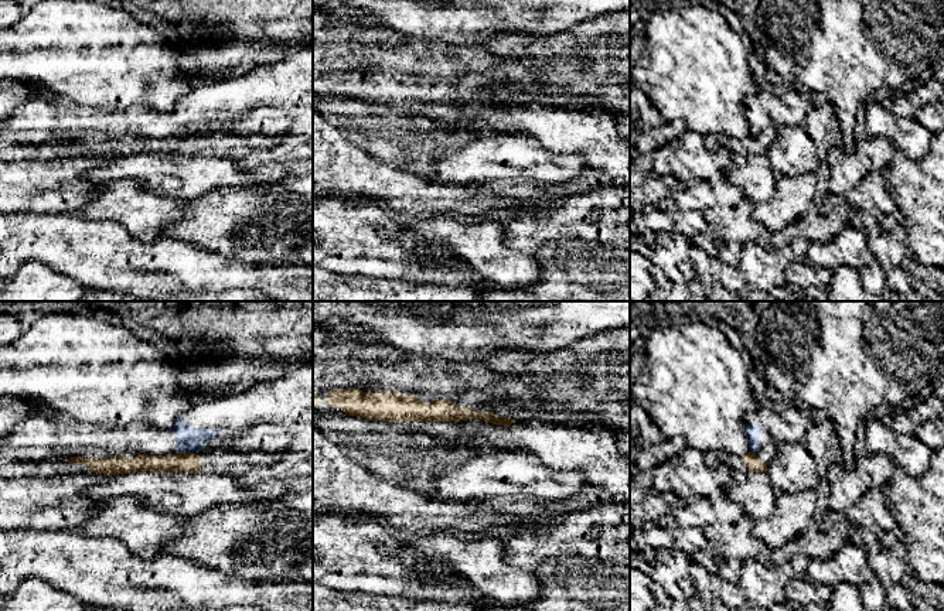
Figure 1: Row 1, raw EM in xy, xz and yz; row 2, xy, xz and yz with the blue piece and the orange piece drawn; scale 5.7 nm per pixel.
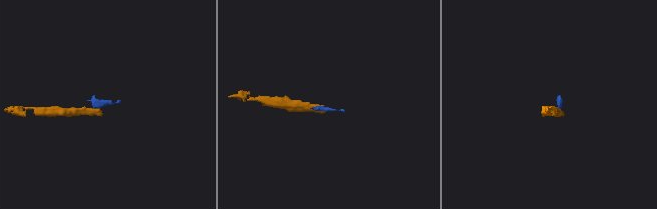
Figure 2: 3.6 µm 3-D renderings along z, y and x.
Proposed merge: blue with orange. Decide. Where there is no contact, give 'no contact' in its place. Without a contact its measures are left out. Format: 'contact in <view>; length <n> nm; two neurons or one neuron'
contact in xy; length 90 nm; two neurons

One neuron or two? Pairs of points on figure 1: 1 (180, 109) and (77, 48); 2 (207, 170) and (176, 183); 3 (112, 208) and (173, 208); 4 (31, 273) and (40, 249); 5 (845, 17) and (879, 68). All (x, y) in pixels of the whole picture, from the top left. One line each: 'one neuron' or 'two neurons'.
1: two neurons
2: one neuron
3: one neuron
4: two neurons
5: one neuron

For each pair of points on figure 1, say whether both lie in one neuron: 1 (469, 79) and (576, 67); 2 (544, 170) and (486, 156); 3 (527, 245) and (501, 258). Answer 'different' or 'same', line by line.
1: different
2: same
3: different

